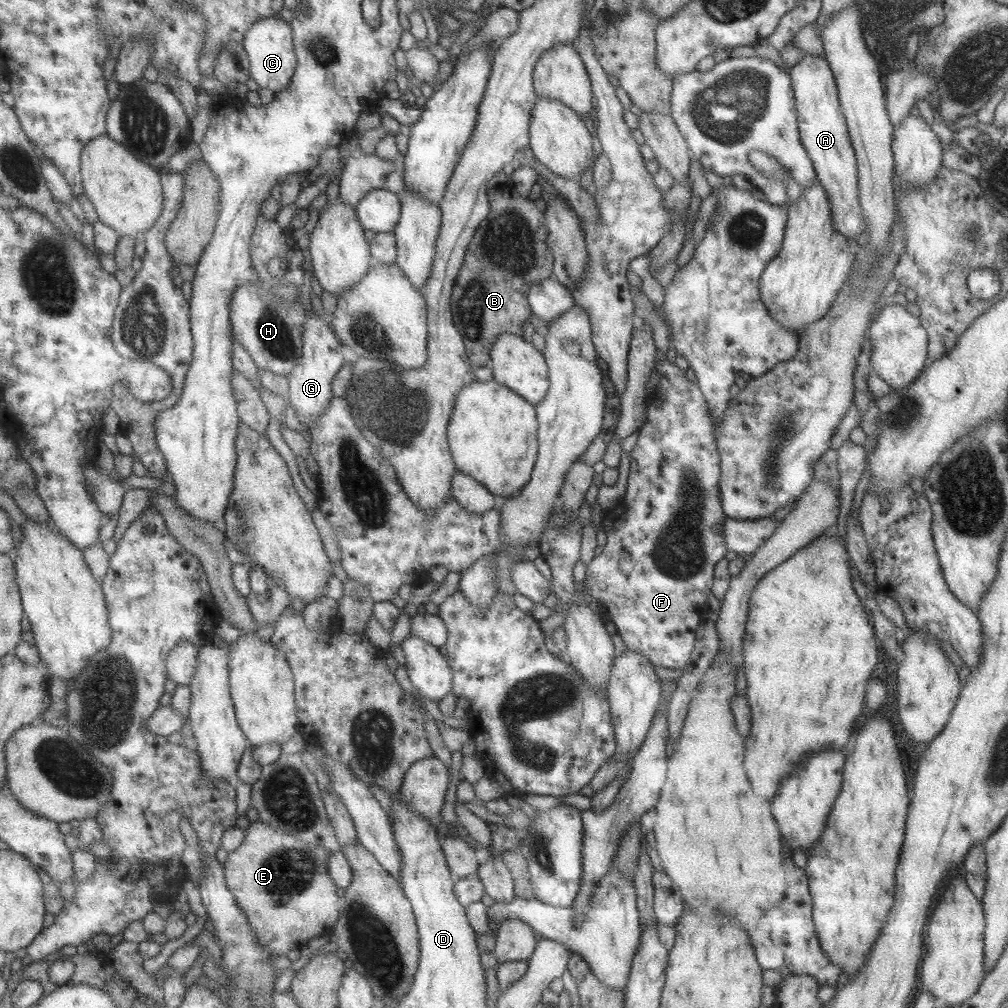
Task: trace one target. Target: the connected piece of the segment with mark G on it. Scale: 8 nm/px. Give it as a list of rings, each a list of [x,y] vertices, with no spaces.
[[[309,313],[307,323],[303,326],[303,330],[305,332],[303,336],[303,359],[295,367],[293,373],[288,376],[291,386],[289,399],[292,407],[296,408],[299,420],[311,432],[311,428],[314,426],[314,420],[317,421],[320,418],[334,399],[333,382],[346,362],[341,352],[344,344],[339,342],[335,330],[331,330],[321,318],[317,318],[313,313]]]

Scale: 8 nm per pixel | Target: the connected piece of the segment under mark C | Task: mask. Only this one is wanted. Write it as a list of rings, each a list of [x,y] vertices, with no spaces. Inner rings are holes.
[[[267,17],[258,20],[247,32],[244,47],[252,60],[252,78],[261,88],[280,93],[292,84],[298,67],[293,27],[283,17]]]

